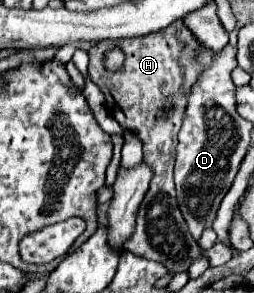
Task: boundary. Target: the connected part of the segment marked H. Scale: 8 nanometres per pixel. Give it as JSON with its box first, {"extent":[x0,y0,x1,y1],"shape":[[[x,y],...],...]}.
{"extent":[88,21,214,275],"shape":[[[182,21],[172,23],[166,31],[158,31],[158,35],[146,35],[146,39],[126,39],[126,43],[116,43],[126,55],[126,63],[118,71],[110,71],[104,67],[104,53],[110,51],[108,43],[94,45],[90,55],[88,73],[90,79],[100,87],[106,97],[106,105],[114,119],[124,127],[140,135],[144,141],[144,161],[152,165],[154,177],[150,183],[150,191],[142,201],[134,235],[126,241],[126,249],[134,255],[162,263],[168,273],[176,275],[188,271],[190,263],[202,257],[200,245],[192,239],[188,225],[178,209],[176,191],[174,191],[174,155],[176,155],[176,135],[182,127],[184,109],[186,109],[186,93],[192,83],[198,81],[198,75],[208,67],[210,59],[214,59],[212,51],[202,51],[186,31]]]}

